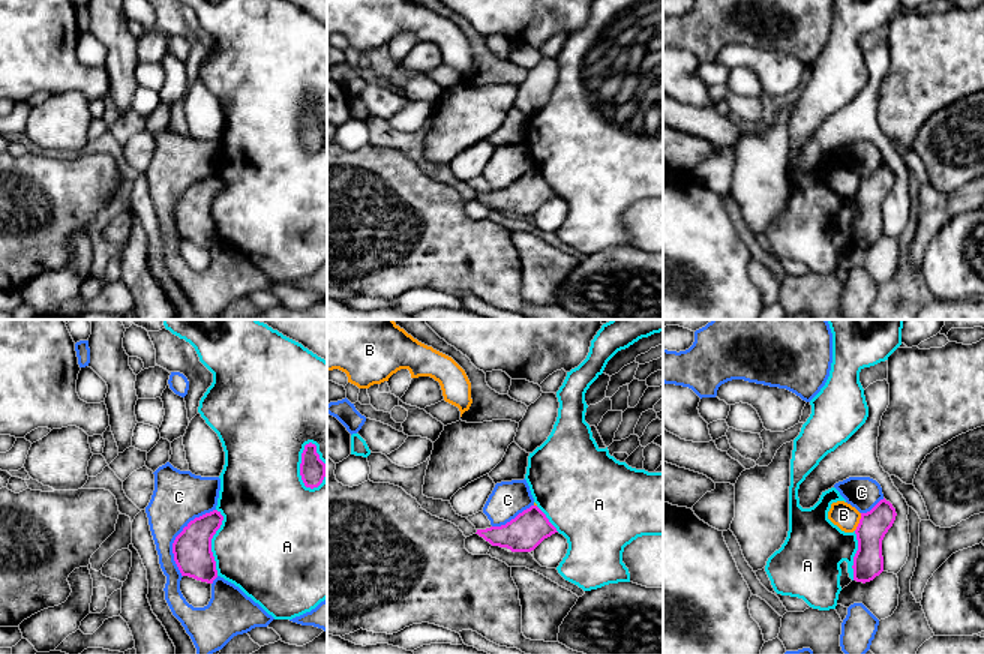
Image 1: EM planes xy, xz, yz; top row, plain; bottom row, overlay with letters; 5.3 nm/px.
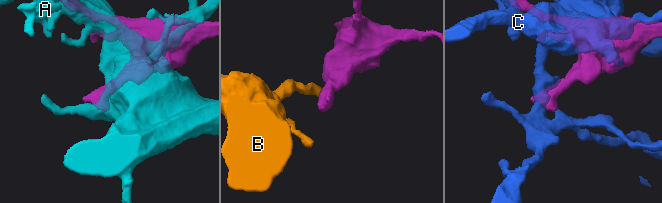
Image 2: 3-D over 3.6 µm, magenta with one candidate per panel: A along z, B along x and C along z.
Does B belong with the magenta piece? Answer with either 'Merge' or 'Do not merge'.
Do not merge

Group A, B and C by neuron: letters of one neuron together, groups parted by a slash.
A / B / C

